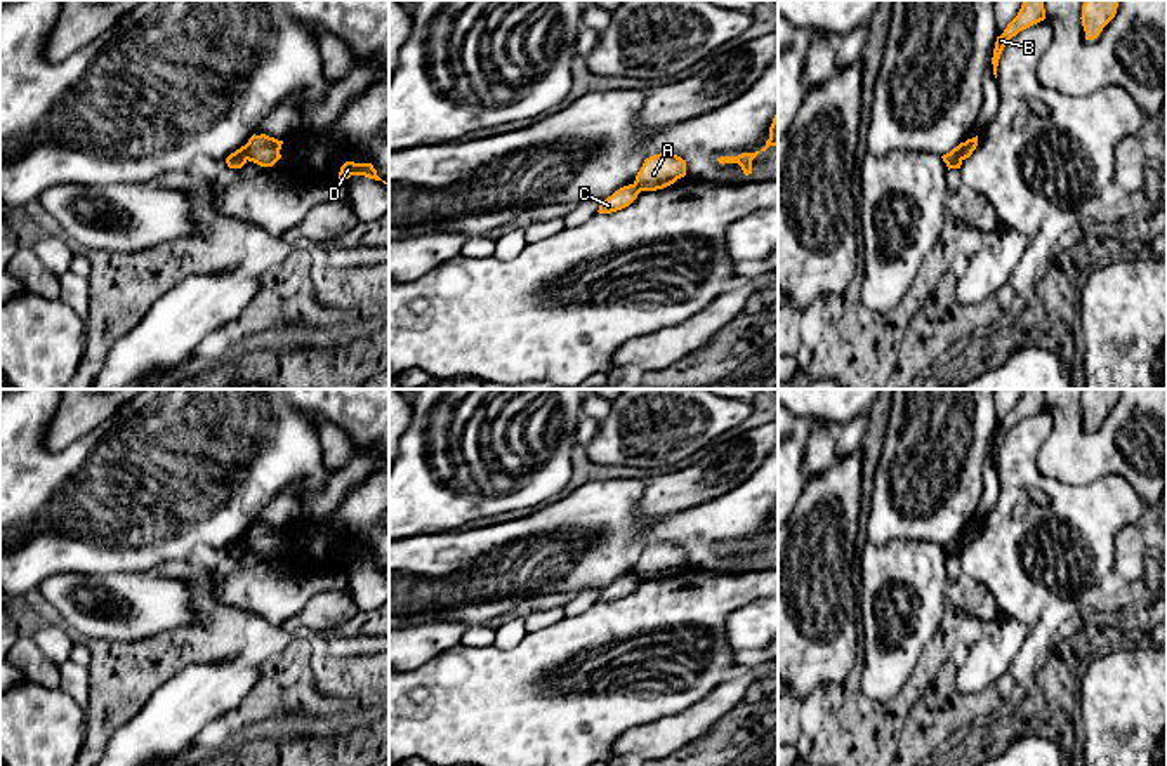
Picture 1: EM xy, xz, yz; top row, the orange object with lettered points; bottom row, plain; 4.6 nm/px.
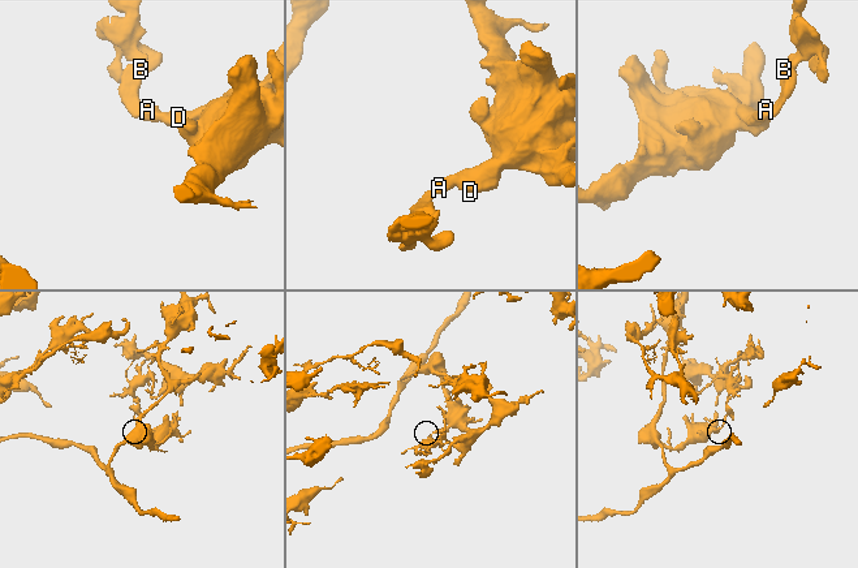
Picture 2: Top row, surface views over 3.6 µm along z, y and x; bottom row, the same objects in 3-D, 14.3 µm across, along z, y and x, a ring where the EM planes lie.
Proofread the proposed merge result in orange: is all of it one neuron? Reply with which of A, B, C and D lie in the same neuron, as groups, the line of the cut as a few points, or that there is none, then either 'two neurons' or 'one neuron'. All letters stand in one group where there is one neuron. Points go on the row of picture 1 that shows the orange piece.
groups A D / B C; cut yz (968, 141), (961, 158); two neurons

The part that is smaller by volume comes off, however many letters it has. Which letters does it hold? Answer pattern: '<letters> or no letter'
B, C

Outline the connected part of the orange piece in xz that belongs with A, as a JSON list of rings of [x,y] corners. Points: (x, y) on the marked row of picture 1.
[[[670,153],[653,155],[644,160],[634,184],[639,191],[656,191],[686,175],[686,162]]]

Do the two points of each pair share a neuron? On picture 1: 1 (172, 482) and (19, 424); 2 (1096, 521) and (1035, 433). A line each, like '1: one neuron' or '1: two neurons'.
1: one neuron
2: one neuron

